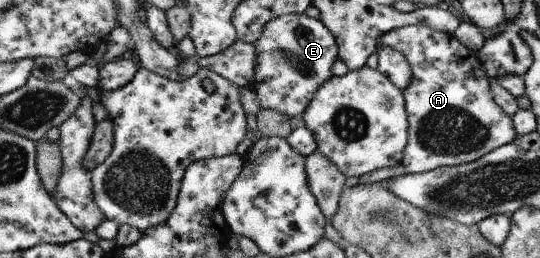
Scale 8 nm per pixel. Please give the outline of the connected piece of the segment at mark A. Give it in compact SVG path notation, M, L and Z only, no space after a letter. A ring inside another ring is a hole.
M410 25L384 33L379 46L392 47L402 53L412 69L412 80L402 90L408 121L408 145L404 149L401 164L405 174L420 174L440 167L468 164L512 143L518 137L512 117L508 117L494 102L490 89L492 79L484 73L478 53L464 47L454 35L434 31L424 25Z

